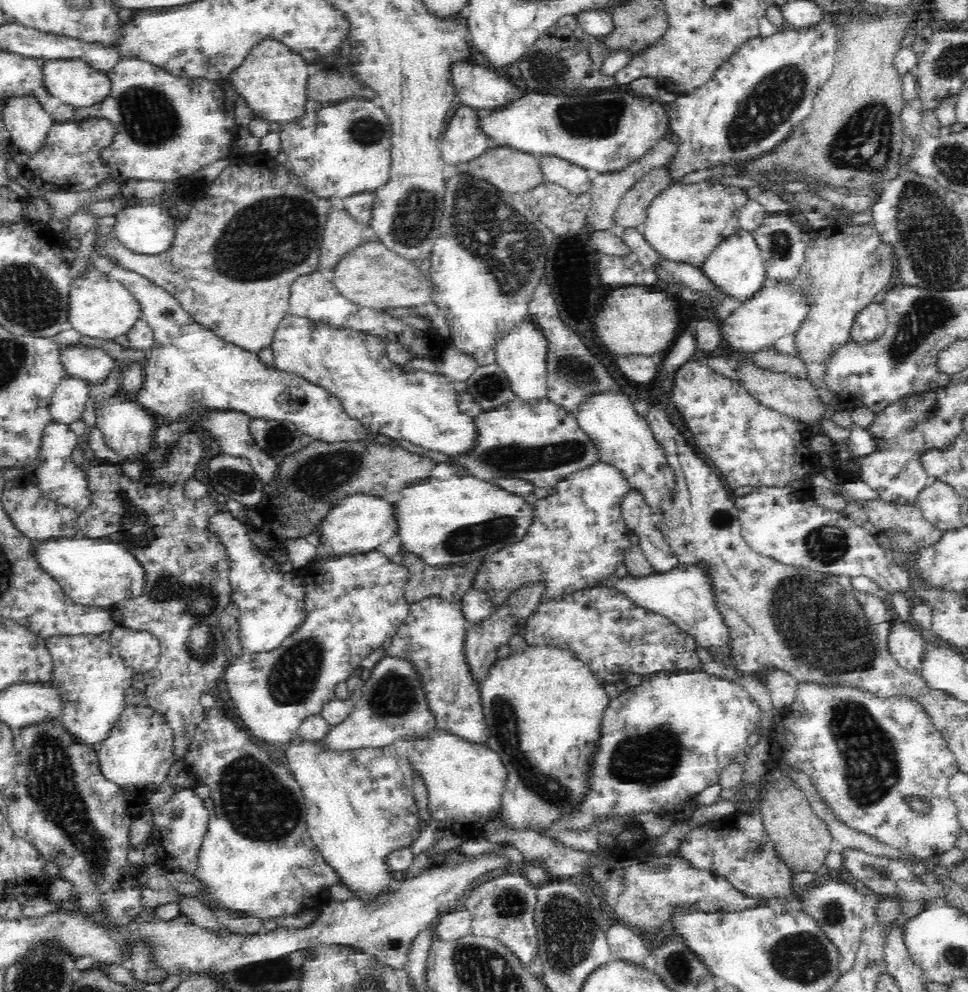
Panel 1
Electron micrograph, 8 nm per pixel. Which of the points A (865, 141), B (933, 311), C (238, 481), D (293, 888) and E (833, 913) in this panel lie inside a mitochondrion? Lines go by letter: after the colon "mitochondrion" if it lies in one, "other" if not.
A: mitochondrion
B: mitochondrion
C: mitochondrion
D: other
E: mitochondrion

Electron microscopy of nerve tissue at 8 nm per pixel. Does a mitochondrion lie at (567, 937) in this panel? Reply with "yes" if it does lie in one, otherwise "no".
yes

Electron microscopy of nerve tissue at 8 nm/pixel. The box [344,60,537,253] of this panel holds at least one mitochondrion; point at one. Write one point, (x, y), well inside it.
(365, 131)

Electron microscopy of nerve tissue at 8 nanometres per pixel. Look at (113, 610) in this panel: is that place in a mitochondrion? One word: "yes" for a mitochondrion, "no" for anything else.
no

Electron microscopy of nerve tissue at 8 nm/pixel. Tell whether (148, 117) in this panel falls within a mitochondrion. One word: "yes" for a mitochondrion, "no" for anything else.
yes

